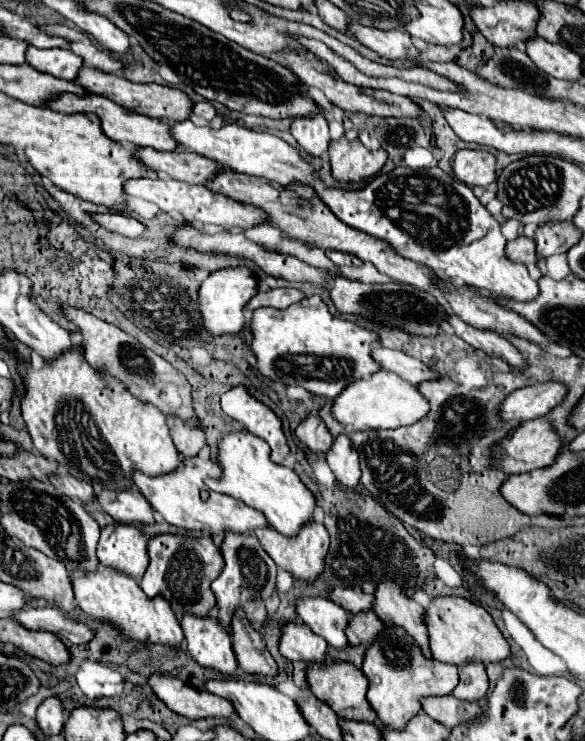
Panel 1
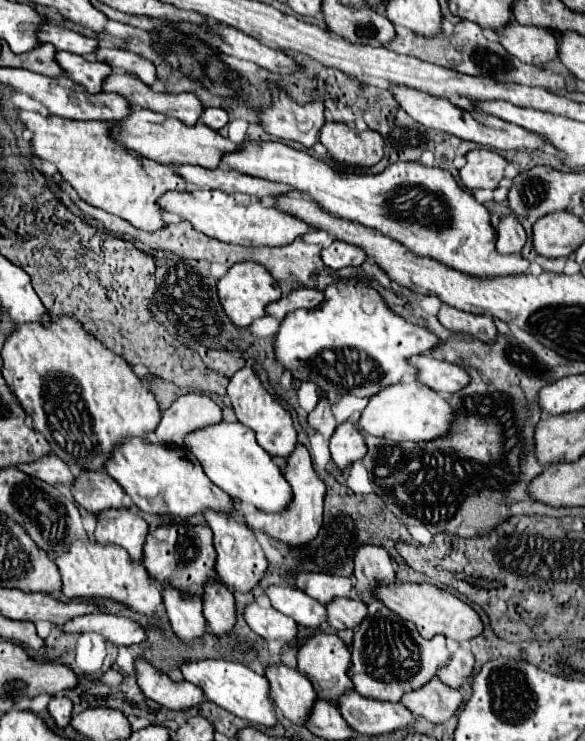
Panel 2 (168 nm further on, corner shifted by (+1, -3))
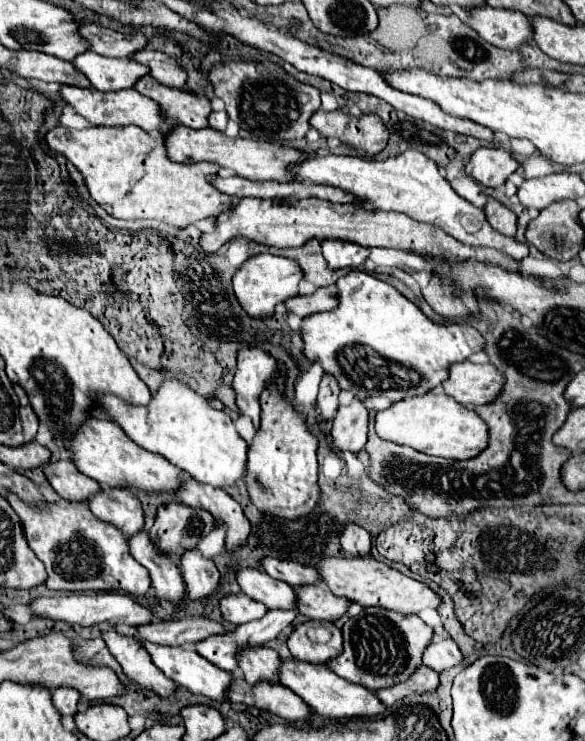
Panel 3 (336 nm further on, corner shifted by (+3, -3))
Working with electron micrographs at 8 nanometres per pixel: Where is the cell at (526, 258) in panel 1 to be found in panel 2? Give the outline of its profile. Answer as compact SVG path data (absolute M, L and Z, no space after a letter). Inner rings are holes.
M514 214L504 216L496 228L496 248L500 254L516 254L526 242L526 232Z

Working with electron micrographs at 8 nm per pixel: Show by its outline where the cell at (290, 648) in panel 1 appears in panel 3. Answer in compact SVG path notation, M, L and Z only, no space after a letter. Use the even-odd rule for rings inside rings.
M230 594L230 596L222 598L220 610L222 610L224 620L228 620L234 626L252 622L252 620L260 620L264 616L264 612L268 612L268 608L264 604L248 598L246 594Z

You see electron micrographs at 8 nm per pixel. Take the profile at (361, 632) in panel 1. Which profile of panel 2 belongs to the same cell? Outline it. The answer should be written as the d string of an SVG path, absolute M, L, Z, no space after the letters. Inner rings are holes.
M336 598L326 604L326 622L336 628L352 628L354 624L360 624L360 620L366 616L366 604L362 600L352 600L352 598Z

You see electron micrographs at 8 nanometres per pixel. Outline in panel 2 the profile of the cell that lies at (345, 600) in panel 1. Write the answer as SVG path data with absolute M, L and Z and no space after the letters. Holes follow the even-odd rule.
M302 572L296 576L296 588L306 592L310 598L326 604L336 596L350 596L350 580L342 576L326 576L316 572Z

